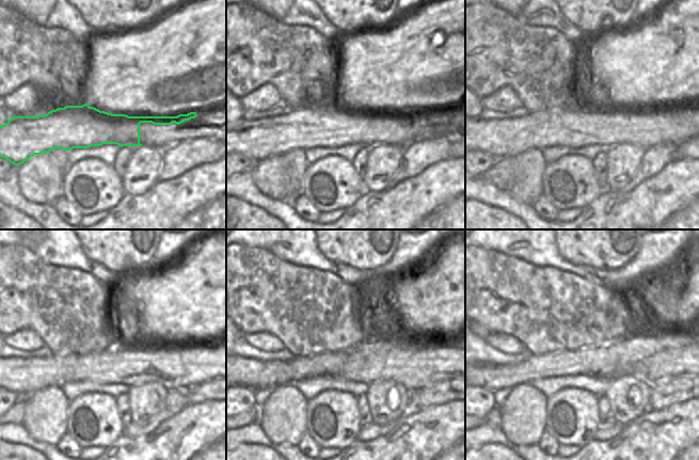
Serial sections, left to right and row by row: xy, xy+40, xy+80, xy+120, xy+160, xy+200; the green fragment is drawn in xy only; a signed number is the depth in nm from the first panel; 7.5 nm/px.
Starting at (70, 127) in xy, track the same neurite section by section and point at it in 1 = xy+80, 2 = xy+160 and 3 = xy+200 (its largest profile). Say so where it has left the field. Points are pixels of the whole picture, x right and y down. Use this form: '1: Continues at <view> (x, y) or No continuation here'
1: Continues at xy+80 (569, 127)
2: Continues at xy+160 (414, 367)
3: Continues at xy+200 (660, 367)

